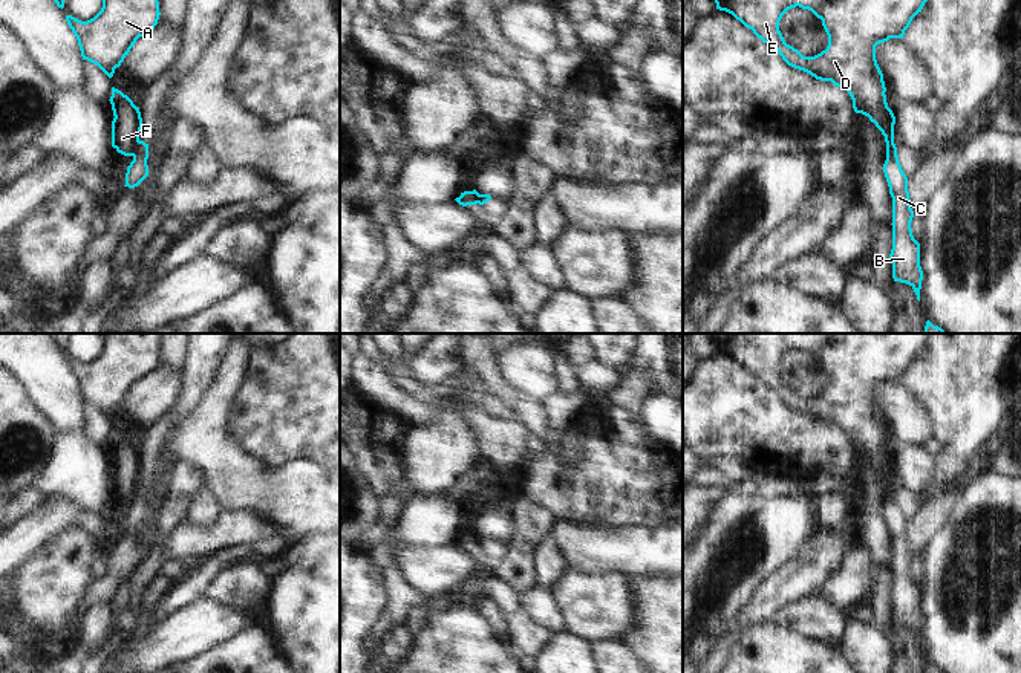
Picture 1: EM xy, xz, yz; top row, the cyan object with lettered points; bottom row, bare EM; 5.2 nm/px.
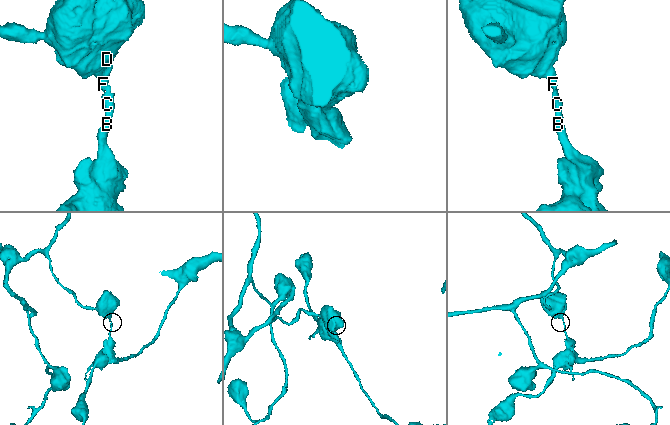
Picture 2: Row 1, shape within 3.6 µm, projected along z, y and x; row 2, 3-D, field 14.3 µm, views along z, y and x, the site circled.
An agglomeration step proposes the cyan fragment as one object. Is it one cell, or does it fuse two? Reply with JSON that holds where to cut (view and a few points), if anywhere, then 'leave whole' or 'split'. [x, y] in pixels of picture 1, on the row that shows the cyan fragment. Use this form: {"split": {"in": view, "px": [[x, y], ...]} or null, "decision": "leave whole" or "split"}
{"split": {"in": "xy", "px": [[140, 141], [132, 155]]}, "decision": "split"}

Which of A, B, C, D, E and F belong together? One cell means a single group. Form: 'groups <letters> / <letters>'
groups A D E F / B C

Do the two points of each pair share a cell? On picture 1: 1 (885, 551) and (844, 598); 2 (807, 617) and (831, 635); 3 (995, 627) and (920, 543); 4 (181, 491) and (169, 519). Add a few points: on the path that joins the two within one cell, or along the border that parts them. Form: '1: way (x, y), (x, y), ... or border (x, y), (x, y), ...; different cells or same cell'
1: border (862, 542), (871, 551), (876, 563); different cells
2: way (813, 617), (825, 629); same cell
3: border (948, 520), (923, 549); different cells
4: way (178, 497), (170, 513); same cell

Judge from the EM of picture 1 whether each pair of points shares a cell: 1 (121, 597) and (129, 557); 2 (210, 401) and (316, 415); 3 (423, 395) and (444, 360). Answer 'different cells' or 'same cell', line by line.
1: different cells
2: different cells
3: different cells

